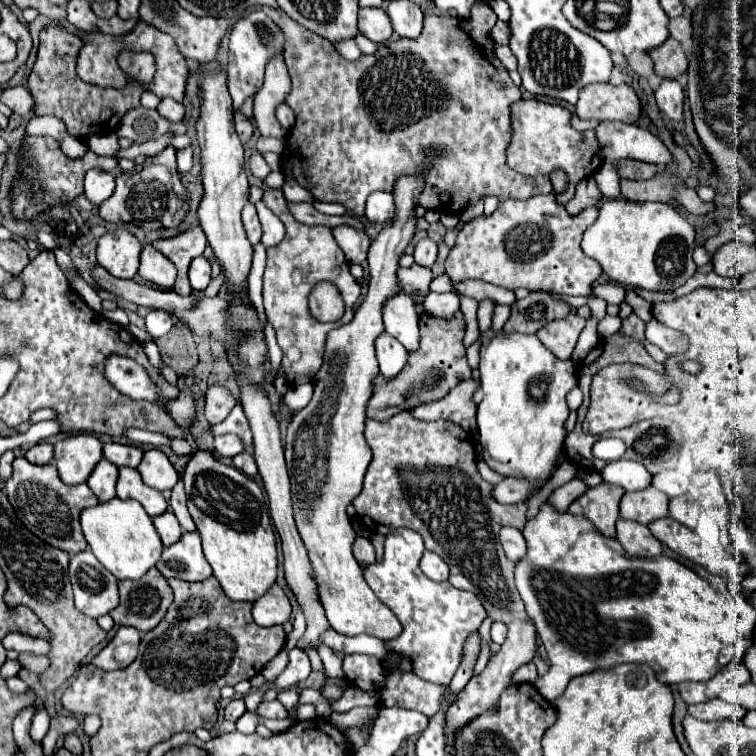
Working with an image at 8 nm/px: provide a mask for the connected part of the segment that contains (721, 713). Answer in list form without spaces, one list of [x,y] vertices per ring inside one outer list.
[[[710,699],[706,703],[698,703],[698,705],[690,705],[688,713],[696,719],[702,721],[722,721],[722,719],[730,719],[734,717],[734,705],[722,699]]]

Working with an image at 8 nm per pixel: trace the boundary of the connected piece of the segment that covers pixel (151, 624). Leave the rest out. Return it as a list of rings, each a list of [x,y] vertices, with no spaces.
[[[156,567],[150,569],[138,581],[120,581],[118,587],[120,587],[120,605],[110,613],[116,625],[130,625],[146,633],[160,623],[160,619],[166,615],[168,607],[172,605],[172,589],[168,585],[168,579],[162,577],[162,573],[158,573]]]

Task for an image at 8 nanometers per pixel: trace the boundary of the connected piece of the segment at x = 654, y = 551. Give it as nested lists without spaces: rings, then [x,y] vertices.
[[[618,519],[616,523],[616,539],[622,543],[624,551],[632,557],[658,557],[662,555],[662,543],[650,533],[650,529],[642,523]]]

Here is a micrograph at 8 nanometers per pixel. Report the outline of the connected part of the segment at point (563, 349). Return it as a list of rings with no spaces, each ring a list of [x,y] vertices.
[[[568,315],[566,319],[544,325],[536,335],[542,341],[542,345],[546,345],[558,359],[568,361],[574,353],[574,347],[578,343],[578,337],[580,337],[584,325],[586,325],[586,321],[582,317]]]

